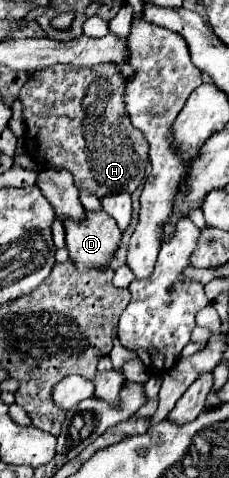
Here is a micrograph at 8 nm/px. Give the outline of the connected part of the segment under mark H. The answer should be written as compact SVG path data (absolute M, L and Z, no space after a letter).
M103 64L93 68L75 66L51 66L47 70L33 72L29 82L23 84L19 100L23 104L25 118L25 152L39 168L65 168L73 174L77 188L91 190L97 198L115 192L135 192L145 176L149 162L149 146L141 130L131 126L127 110L123 106L123 90L127 80L121 74L121 66Z

